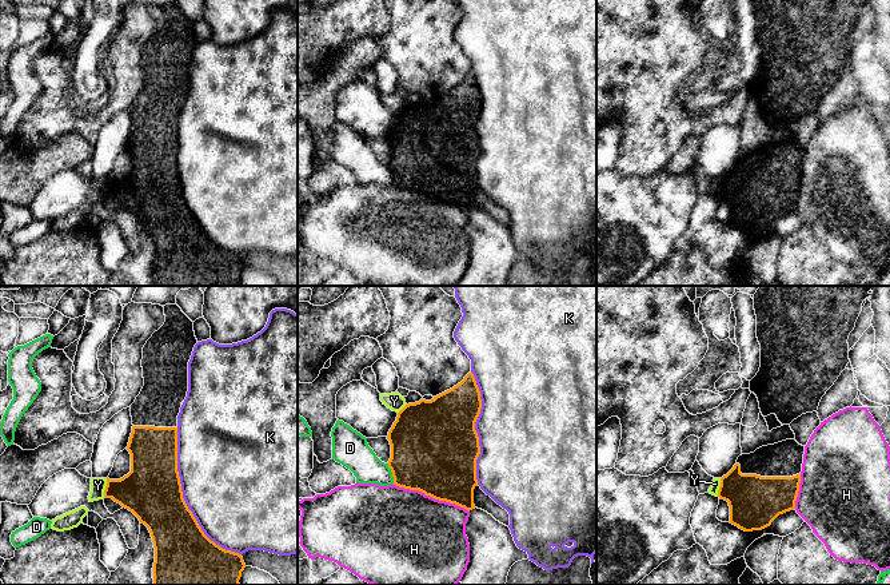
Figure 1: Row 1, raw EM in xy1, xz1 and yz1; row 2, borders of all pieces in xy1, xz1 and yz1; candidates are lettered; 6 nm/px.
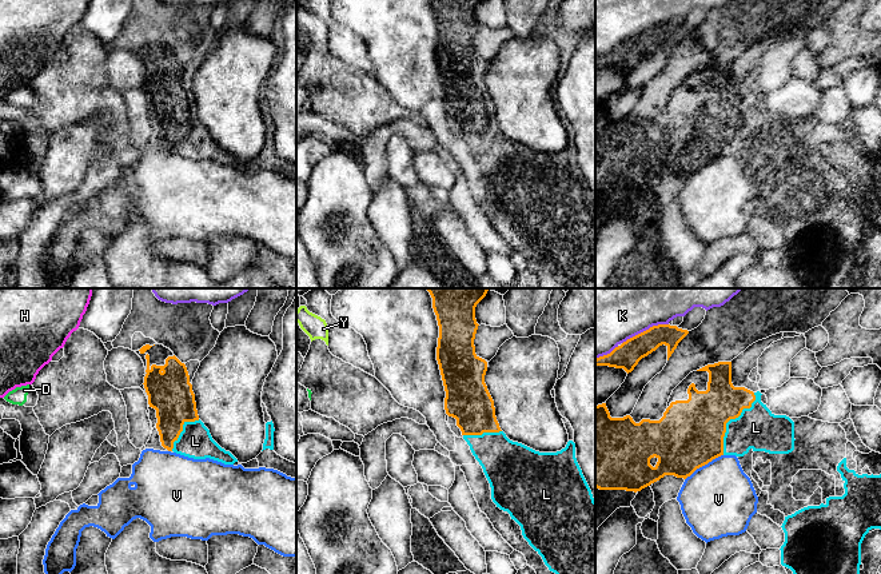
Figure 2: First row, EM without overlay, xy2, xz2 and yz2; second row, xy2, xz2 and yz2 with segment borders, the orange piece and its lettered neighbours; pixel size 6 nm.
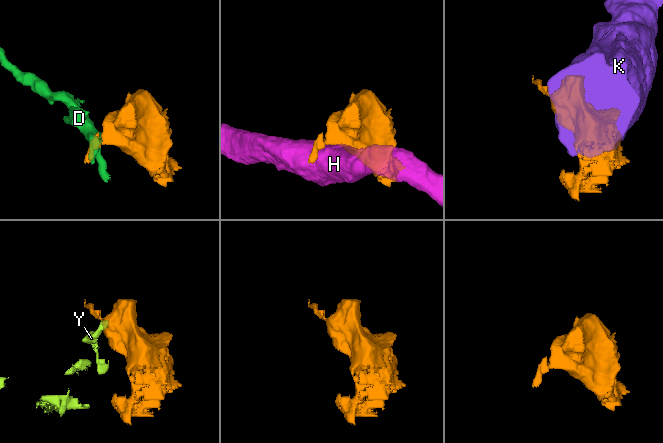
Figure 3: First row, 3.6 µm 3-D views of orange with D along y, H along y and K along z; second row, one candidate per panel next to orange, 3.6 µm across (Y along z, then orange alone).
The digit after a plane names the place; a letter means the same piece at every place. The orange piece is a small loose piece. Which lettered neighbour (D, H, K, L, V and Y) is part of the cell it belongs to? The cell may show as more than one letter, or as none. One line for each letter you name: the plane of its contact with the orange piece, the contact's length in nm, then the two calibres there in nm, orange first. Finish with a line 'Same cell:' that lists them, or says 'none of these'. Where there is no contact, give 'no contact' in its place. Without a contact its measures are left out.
L: meets orange in yz2; contact 420 nm long; 380 nm thick on the orange side, 240 nm on the other
Same cell: L

